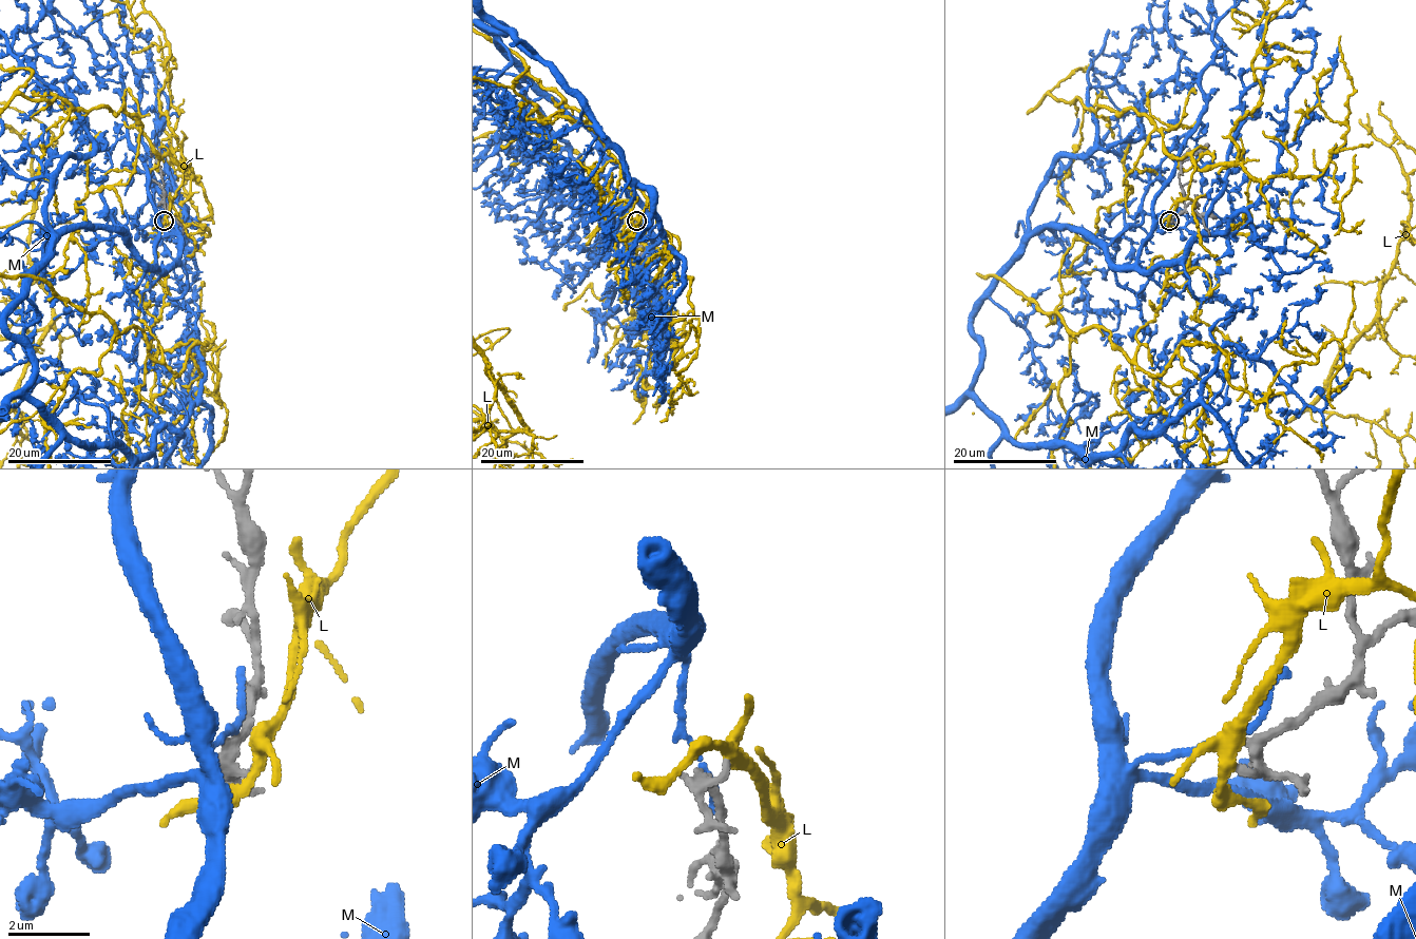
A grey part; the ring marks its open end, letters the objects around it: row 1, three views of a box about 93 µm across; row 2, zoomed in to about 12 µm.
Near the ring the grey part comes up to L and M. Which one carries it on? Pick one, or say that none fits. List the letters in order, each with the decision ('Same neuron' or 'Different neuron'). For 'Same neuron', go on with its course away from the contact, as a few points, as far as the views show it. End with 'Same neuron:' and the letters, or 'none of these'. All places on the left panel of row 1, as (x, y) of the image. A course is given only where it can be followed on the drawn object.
L: Different neuron
M: Different neuron
Same neuron: none of these

